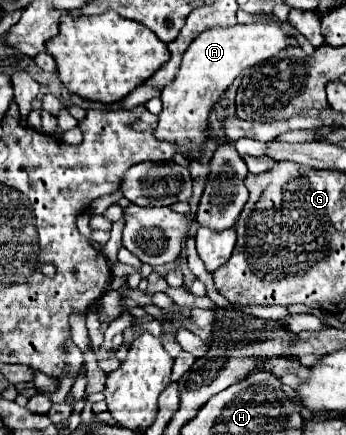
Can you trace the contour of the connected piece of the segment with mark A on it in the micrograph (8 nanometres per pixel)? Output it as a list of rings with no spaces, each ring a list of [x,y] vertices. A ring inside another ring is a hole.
[[[253,22],[245,26],[235,24],[231,28],[215,28],[203,32],[185,50],[177,76],[161,92],[163,110],[159,114],[155,138],[177,144],[187,160],[197,160],[205,140],[209,138],[209,112],[217,100],[233,84],[239,72],[253,64],[261,64],[271,56],[277,56],[287,46],[287,42],[289,38],[277,22]]]

